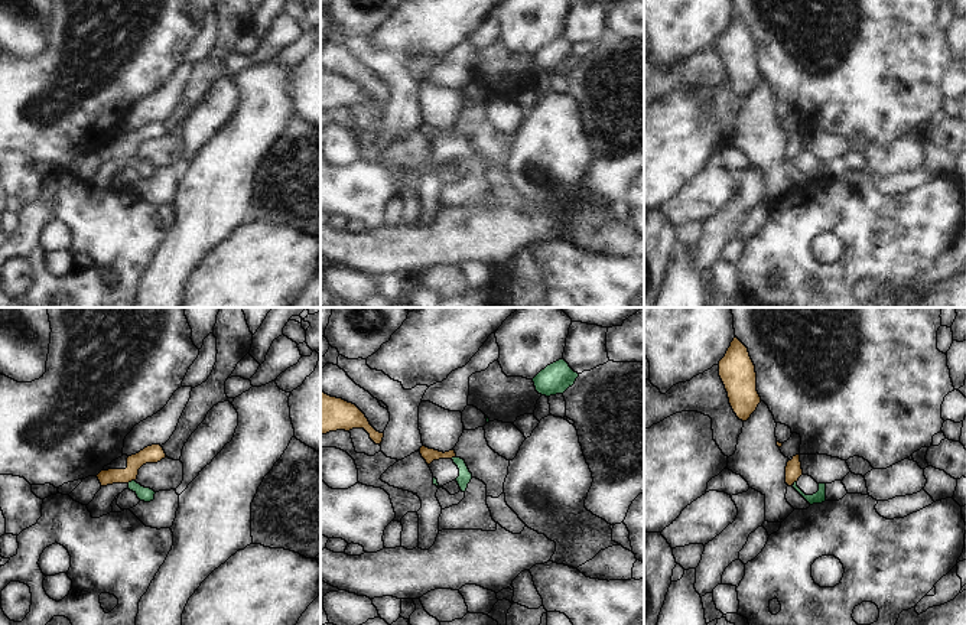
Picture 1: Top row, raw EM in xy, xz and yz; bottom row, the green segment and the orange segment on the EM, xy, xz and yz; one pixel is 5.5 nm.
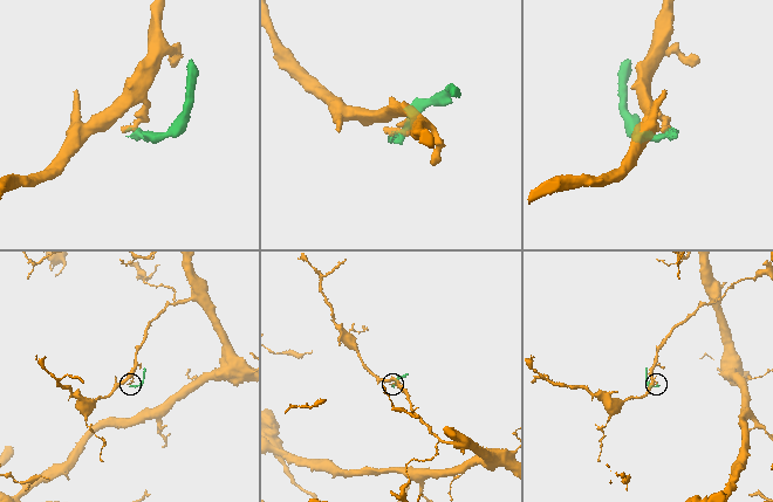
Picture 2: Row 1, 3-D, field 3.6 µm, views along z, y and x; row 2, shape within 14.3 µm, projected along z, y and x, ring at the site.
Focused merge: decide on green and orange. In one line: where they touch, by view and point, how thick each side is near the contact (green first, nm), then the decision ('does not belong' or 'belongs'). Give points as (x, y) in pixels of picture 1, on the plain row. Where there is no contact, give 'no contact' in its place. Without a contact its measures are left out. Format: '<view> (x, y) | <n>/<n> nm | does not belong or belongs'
xy (132, 158) | 80/100 nm | does not belong

